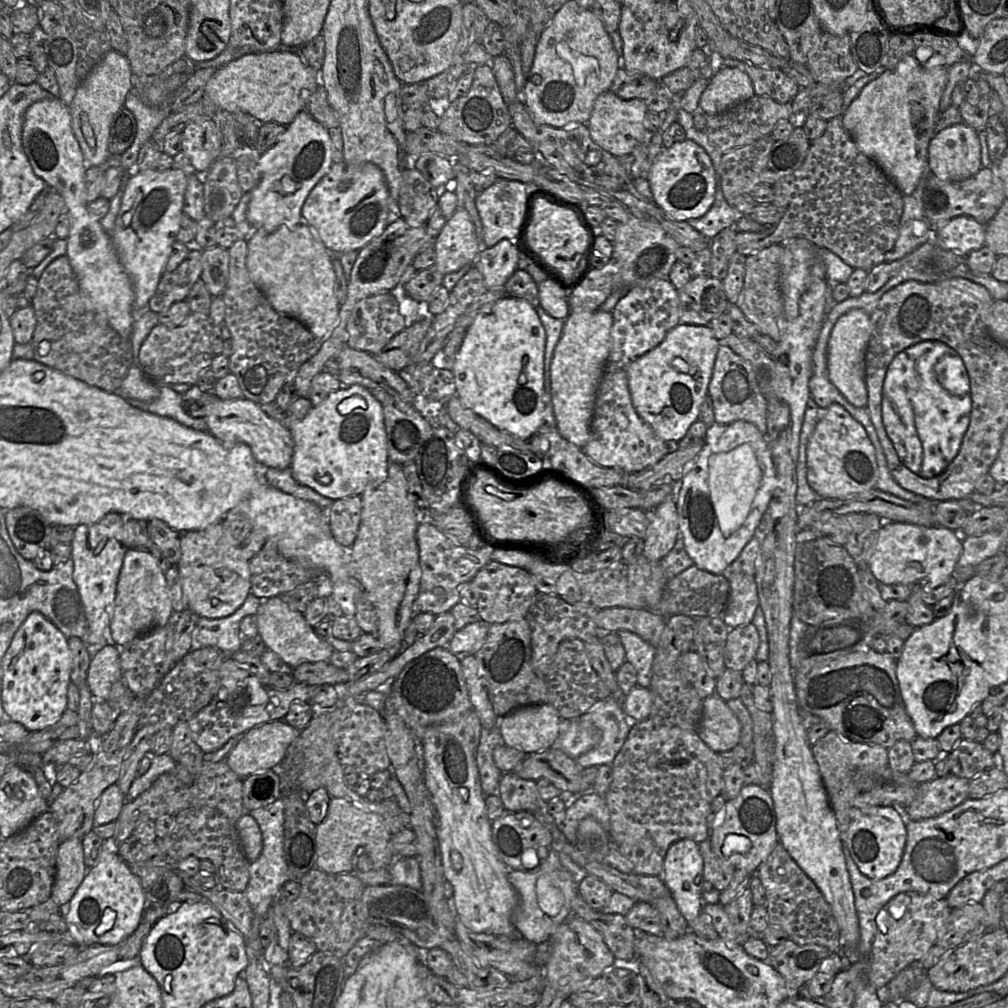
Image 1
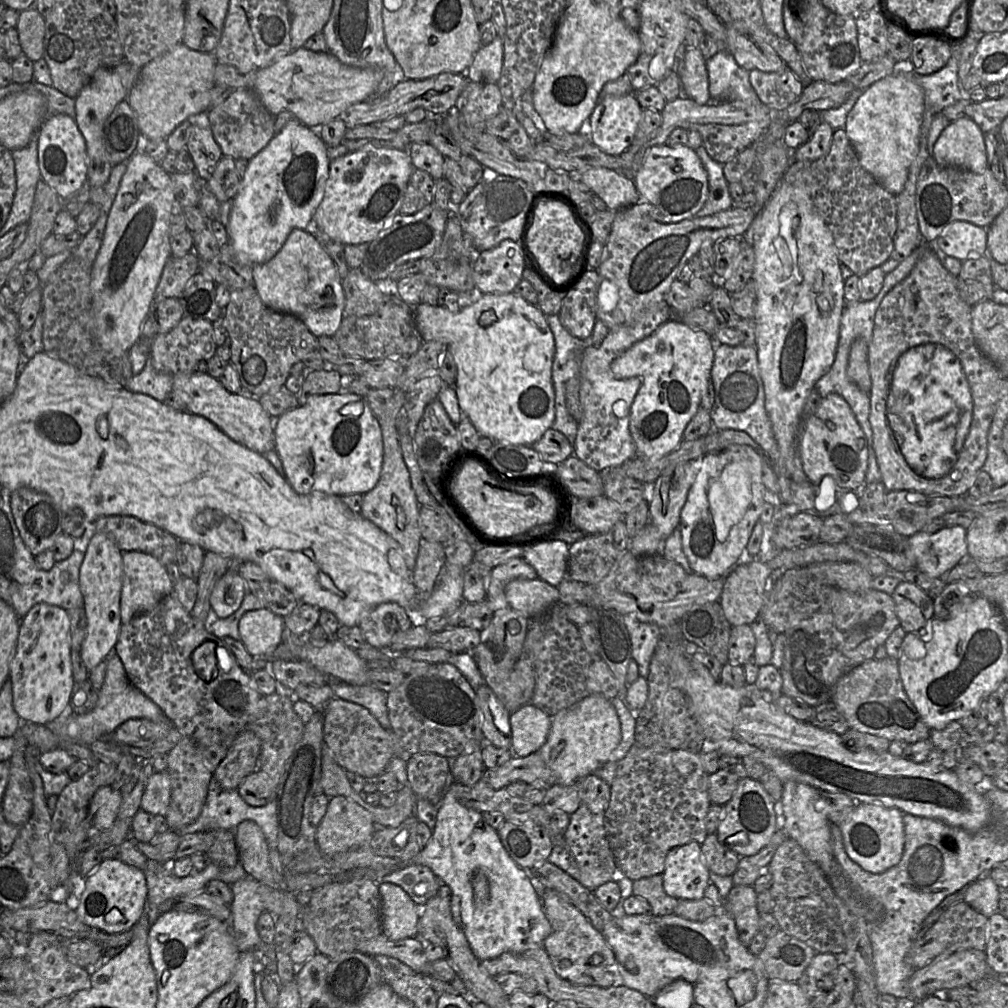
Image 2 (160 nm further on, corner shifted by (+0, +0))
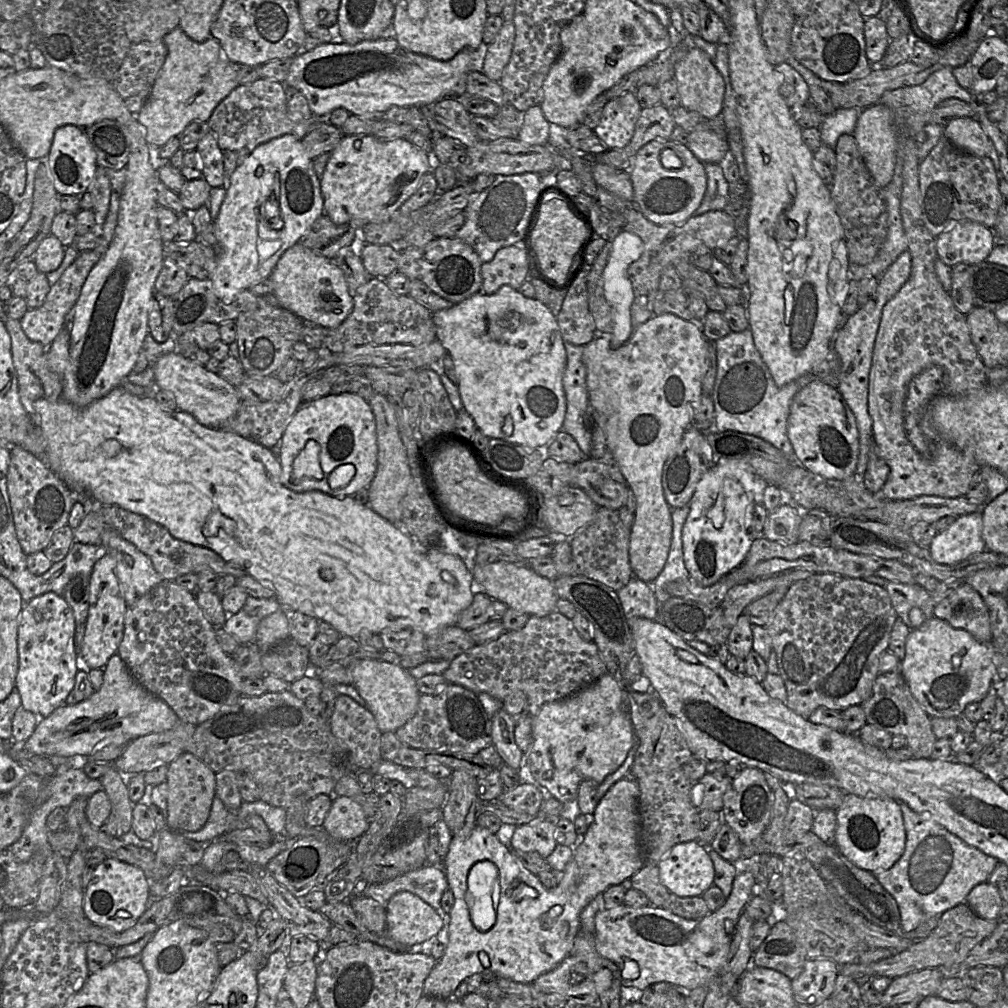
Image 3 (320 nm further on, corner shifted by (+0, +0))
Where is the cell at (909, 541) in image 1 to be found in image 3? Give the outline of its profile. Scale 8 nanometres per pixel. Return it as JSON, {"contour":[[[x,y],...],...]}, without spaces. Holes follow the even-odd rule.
{"contour":[[[982,507],[981,511],[957,517],[948,528],[934,536],[928,549],[931,557],[938,564],[952,565],[985,551],[982,528]]]}

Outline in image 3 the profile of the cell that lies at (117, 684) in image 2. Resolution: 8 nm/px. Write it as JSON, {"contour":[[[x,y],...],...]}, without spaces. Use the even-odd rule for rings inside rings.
{"contour":[[[115,653],[104,667],[100,689],[82,702],[63,704],[50,716],[40,718],[34,733],[24,743],[24,749],[39,756],[90,755],[107,745],[127,745],[140,736],[170,730],[179,722],[174,710],[139,684],[120,655]]]}

